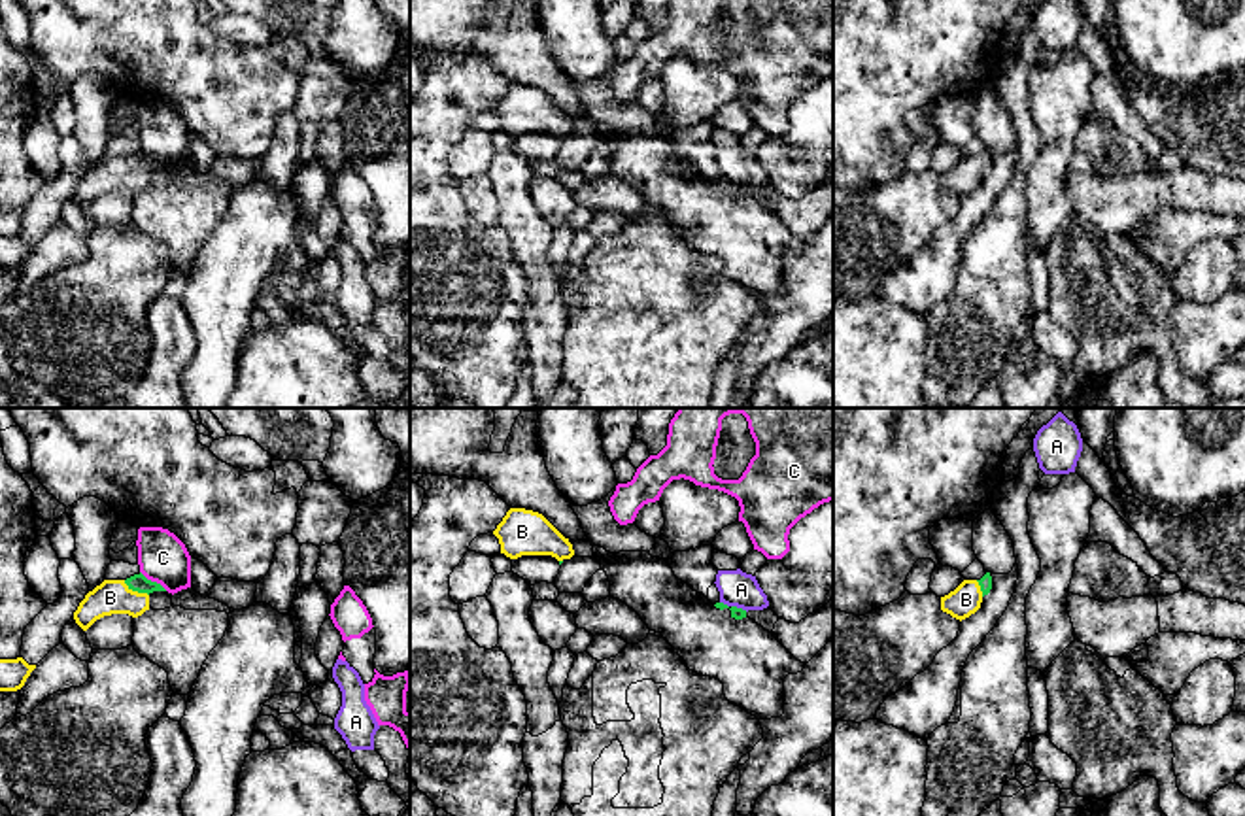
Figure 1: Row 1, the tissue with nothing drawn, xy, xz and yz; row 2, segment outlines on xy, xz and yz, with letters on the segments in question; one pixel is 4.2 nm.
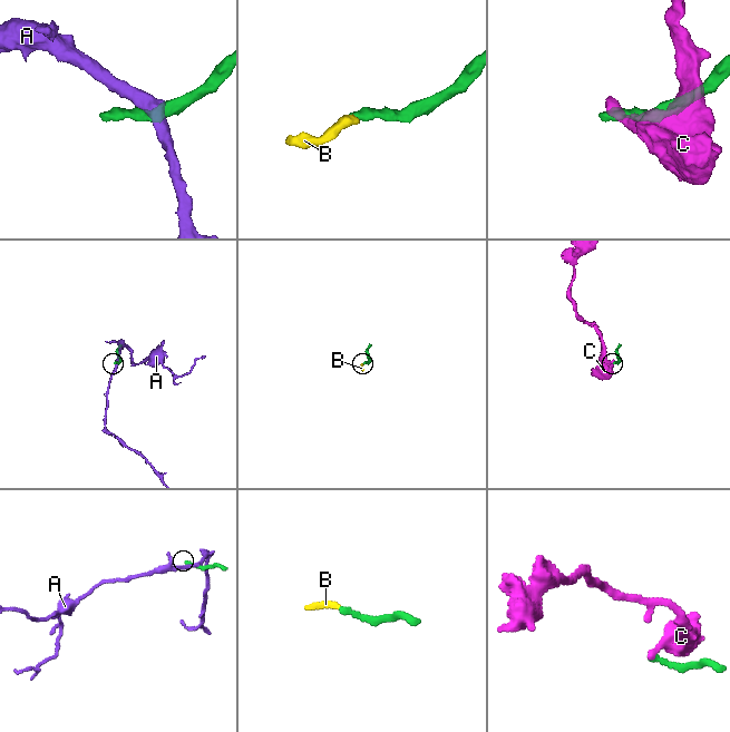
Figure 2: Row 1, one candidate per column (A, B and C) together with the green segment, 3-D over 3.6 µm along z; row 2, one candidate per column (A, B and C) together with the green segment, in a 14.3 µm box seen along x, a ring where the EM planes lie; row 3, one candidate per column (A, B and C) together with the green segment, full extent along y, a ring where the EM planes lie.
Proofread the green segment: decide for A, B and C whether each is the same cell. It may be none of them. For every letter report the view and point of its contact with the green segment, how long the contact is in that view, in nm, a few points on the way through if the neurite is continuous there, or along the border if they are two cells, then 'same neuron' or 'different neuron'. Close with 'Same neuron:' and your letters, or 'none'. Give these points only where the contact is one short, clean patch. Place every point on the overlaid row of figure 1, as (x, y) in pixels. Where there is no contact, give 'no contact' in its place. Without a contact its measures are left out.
A: meets green in xz at (739, 609); contact 80 nm long; different neuron
B: meets green in xy at (136, 590); contact 130 nm long; runs through xy (138, 582), (136, 590), (110, 597); same neuron
C: meets green in xy at (153, 582); contact 150 nm long; border along xy (140, 571), (167, 590); different neuron
Same neuron: B

